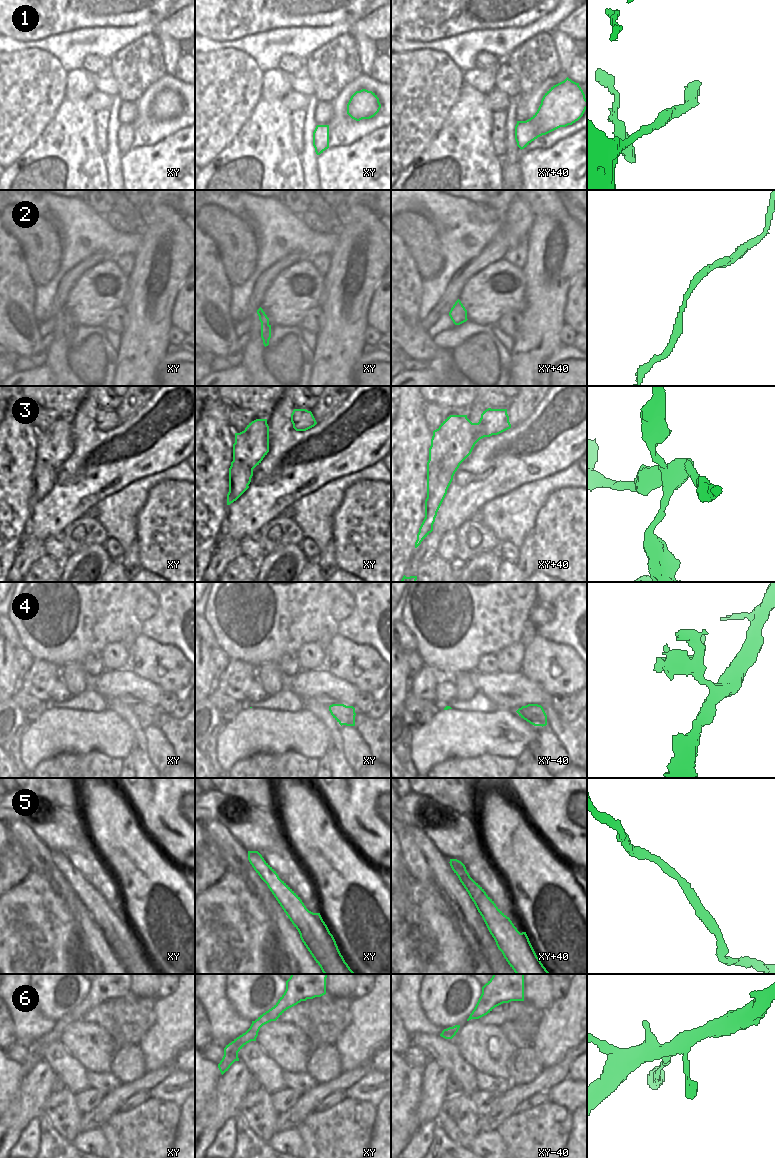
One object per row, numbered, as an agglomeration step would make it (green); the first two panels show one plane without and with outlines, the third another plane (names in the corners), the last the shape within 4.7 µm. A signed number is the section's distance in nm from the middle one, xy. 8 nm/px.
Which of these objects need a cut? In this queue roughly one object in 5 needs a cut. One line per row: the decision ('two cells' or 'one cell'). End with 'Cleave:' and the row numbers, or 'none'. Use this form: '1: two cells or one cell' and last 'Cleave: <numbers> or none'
1: one cell
2: one cell
3: two cells
4: two cells
5: one cell
6: one cell
Cleave: 3, 4

